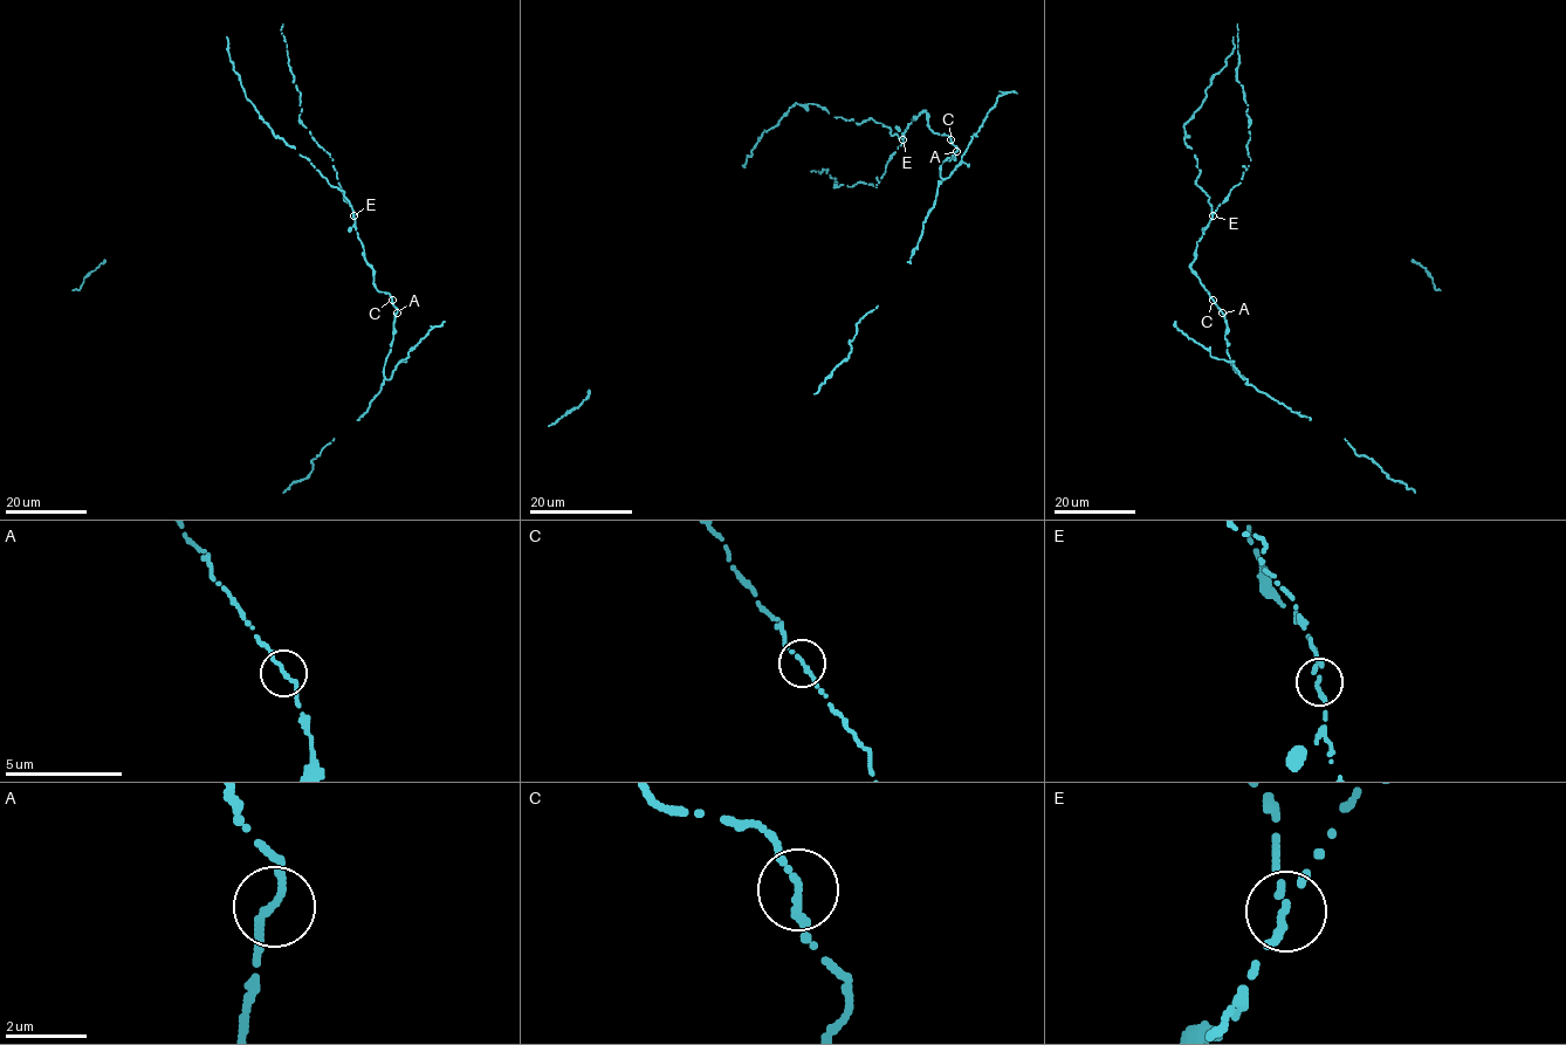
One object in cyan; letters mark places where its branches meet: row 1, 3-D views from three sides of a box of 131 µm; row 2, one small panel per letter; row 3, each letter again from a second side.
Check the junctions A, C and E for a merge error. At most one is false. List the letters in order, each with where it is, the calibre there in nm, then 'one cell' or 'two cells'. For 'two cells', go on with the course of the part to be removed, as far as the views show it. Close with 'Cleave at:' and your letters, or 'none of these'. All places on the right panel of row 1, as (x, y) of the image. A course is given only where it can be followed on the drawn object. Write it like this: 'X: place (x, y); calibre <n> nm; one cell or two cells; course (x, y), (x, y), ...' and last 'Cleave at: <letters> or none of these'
A: place (1222, 313); calibre 170 nm; one cell
C: place (1213, 300); calibre 180 nm; one cell
E: place (1213, 215); calibre 180 nm; two cells; course (1213, 215), (1230, 190), (1241, 183), (1250, 160), (1247, 144), (1248, 104), (1236, 74), (1237, 25)
Cleave at: E

